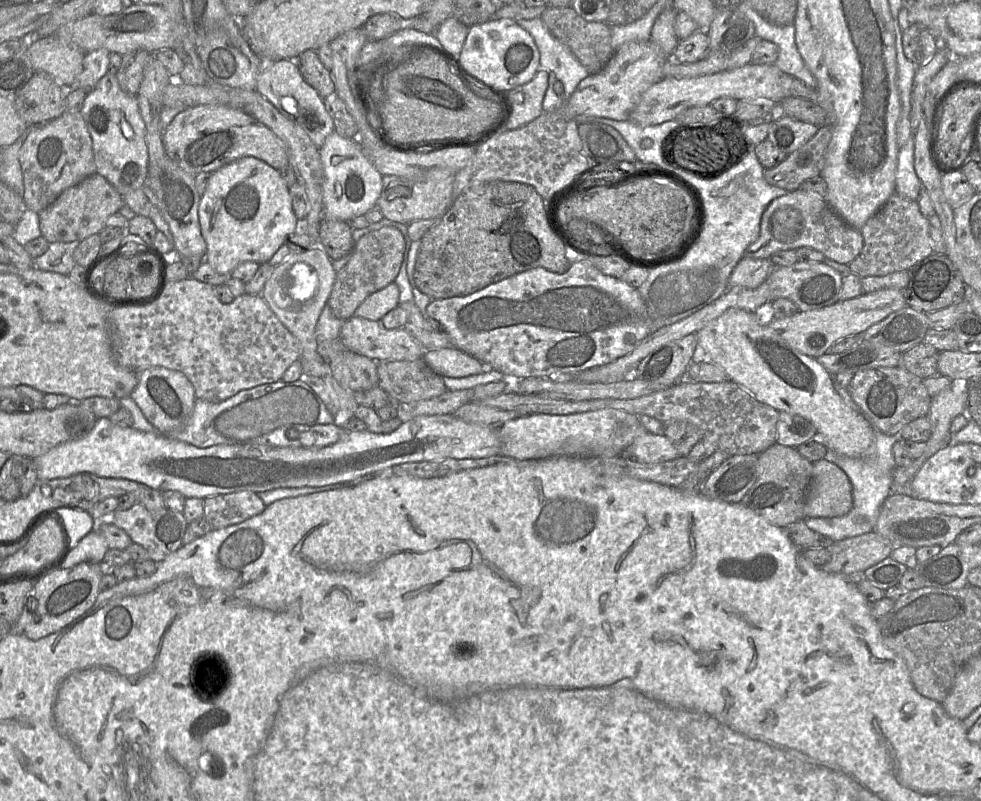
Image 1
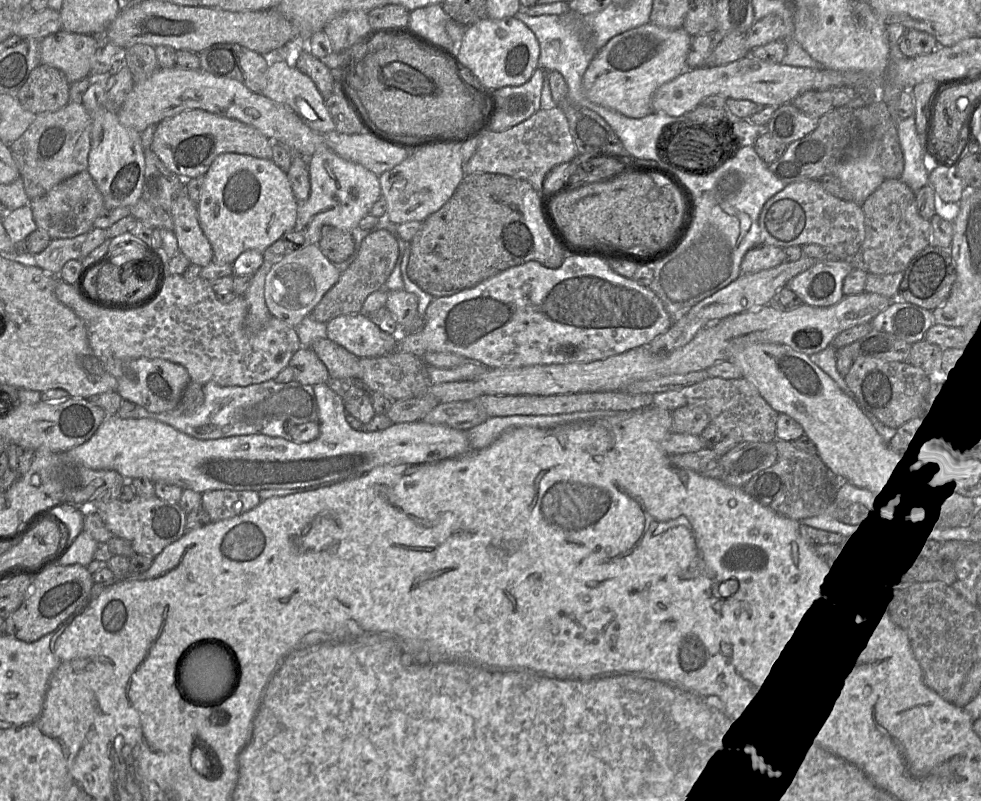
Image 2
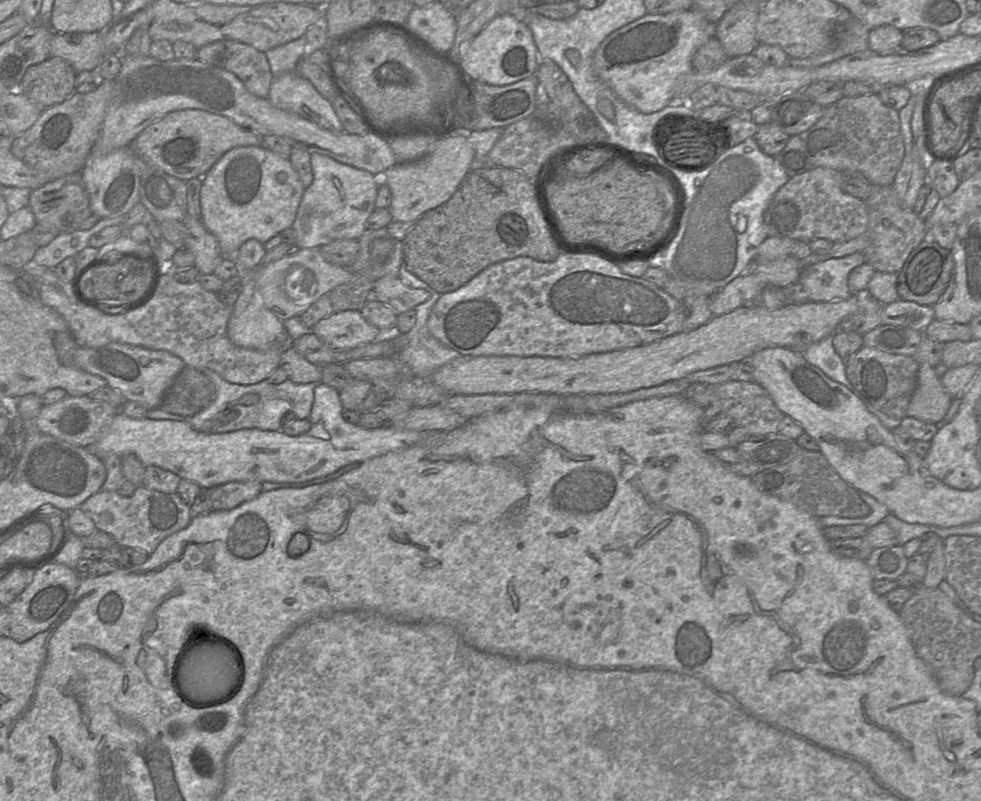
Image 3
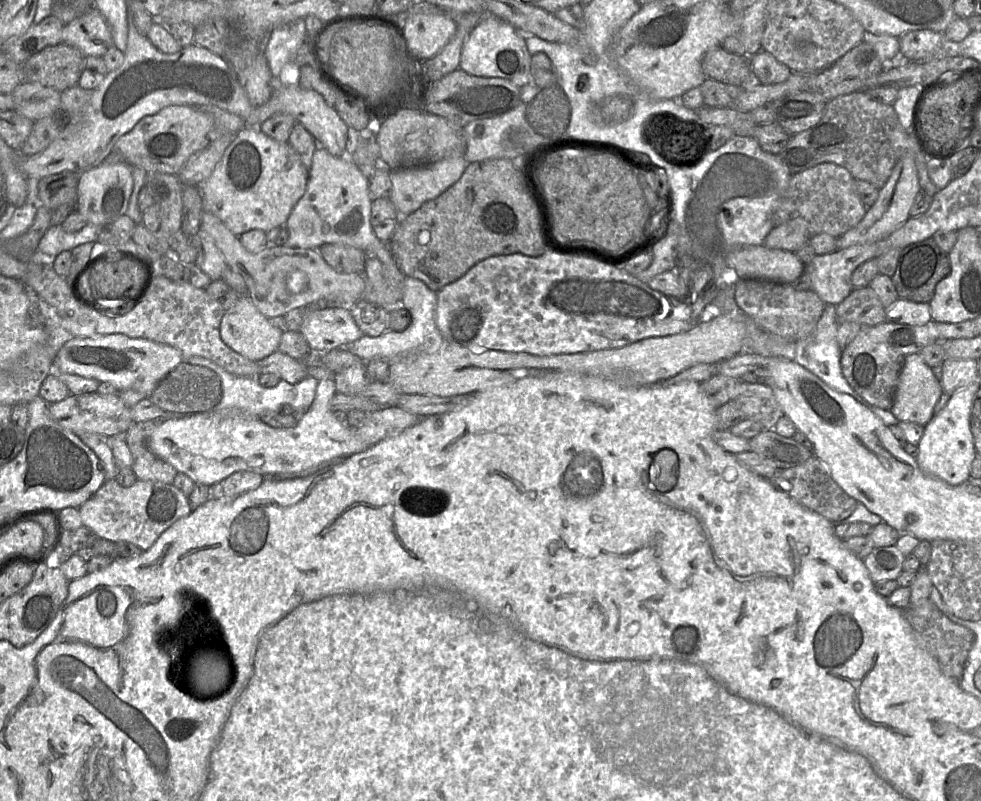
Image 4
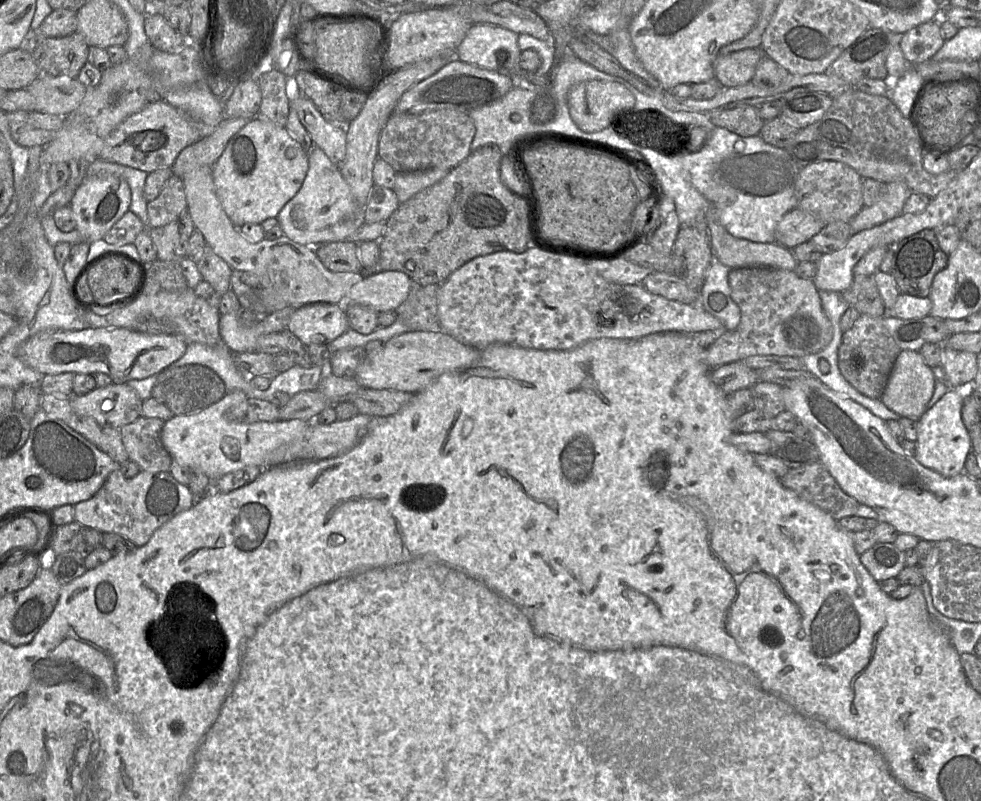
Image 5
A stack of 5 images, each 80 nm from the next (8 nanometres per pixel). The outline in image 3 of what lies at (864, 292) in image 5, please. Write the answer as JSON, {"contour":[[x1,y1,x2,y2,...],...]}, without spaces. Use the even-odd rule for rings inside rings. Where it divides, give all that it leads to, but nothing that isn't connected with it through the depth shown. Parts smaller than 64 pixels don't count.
{"contour":[[854,293,860,295,858,298,859,310,843,319,836,331,856,332,864,335,882,324,883,306,869,293]]}

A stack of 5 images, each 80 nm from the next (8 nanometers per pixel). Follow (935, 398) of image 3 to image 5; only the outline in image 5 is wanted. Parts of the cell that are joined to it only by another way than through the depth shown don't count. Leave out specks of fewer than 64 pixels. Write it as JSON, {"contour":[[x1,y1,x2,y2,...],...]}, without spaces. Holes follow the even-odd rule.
{"contour":[[901,350,880,399,900,417,919,420,928,409,927,405,935,390,935,381,932,369,924,362,920,351]]}

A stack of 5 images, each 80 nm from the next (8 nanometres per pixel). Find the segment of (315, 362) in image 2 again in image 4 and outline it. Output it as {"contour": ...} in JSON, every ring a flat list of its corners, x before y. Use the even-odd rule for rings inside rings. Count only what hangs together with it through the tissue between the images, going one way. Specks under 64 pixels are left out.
{"contour":[[280,351,258,360,257,364,260,374,272,373,291,384,299,383,309,375,302,361]]}

